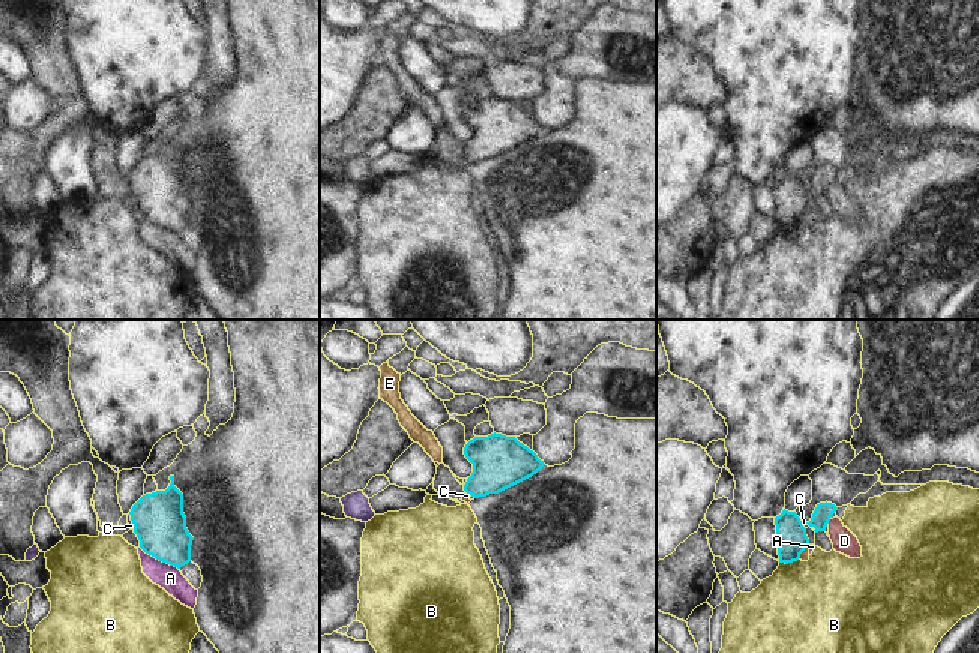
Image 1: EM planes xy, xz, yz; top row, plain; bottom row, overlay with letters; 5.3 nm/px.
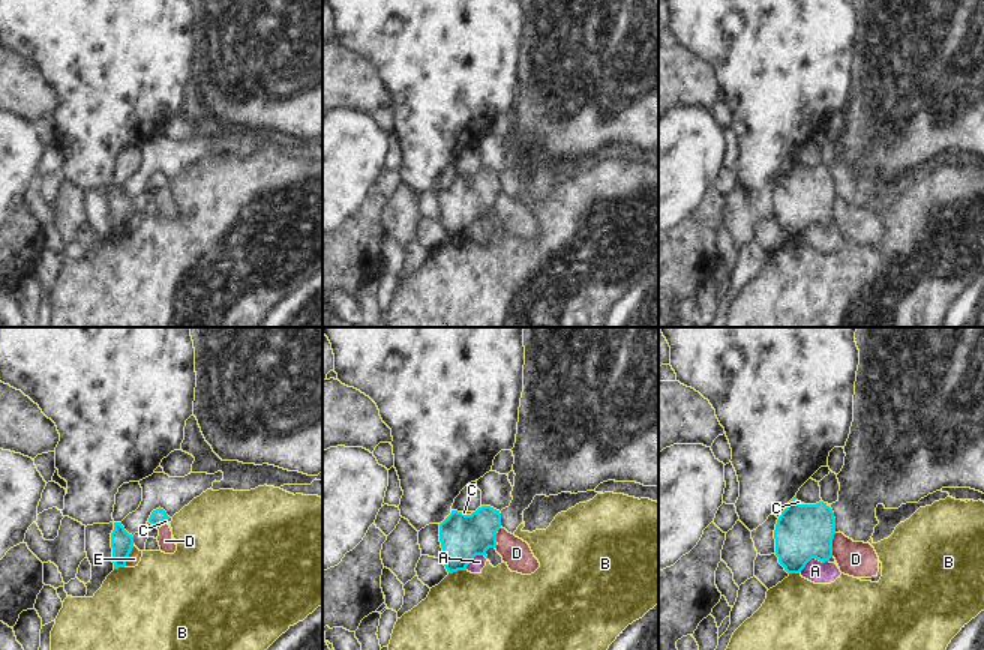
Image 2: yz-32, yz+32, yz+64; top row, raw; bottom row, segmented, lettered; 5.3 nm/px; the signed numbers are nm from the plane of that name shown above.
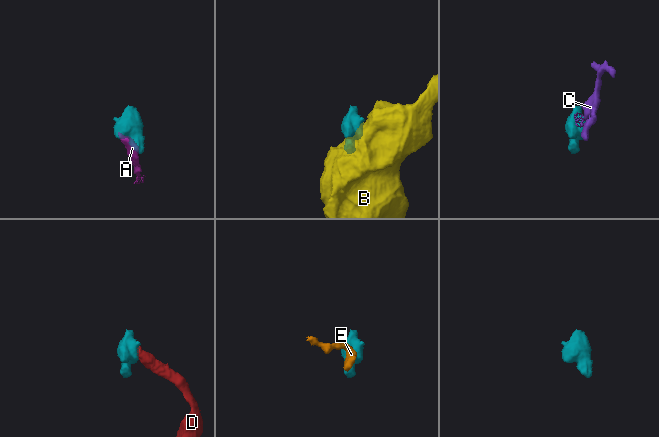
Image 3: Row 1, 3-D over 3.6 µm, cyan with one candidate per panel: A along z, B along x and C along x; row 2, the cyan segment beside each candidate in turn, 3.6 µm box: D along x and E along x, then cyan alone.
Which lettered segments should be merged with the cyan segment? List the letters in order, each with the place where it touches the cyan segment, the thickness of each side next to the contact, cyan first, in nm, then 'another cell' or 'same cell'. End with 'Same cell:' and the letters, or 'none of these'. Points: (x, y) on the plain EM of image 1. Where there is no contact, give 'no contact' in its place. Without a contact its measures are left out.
A: meets cyan in xy at (158, 222); 280 nm thick on the cyan side, 140 nm on the other; another cell
B: meets cyan in yz at (789, 225); 160 nm thick on the cyan side, 480 nm on the other; another cell
C: meets cyan in yz at (808, 188); 100 nm thick on the cyan side, 20 nm on the other; same cell
D: meets cyan in yz at (828, 186); 100 nm thick on the cyan side, 120 nm on the other; another cell
E: meets cyan in yz at (804, 213); 160 nm thick on the cyan side, 50 nm on the other; another cell
Same cell: C

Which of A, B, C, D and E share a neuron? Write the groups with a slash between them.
A E / B / C / D

